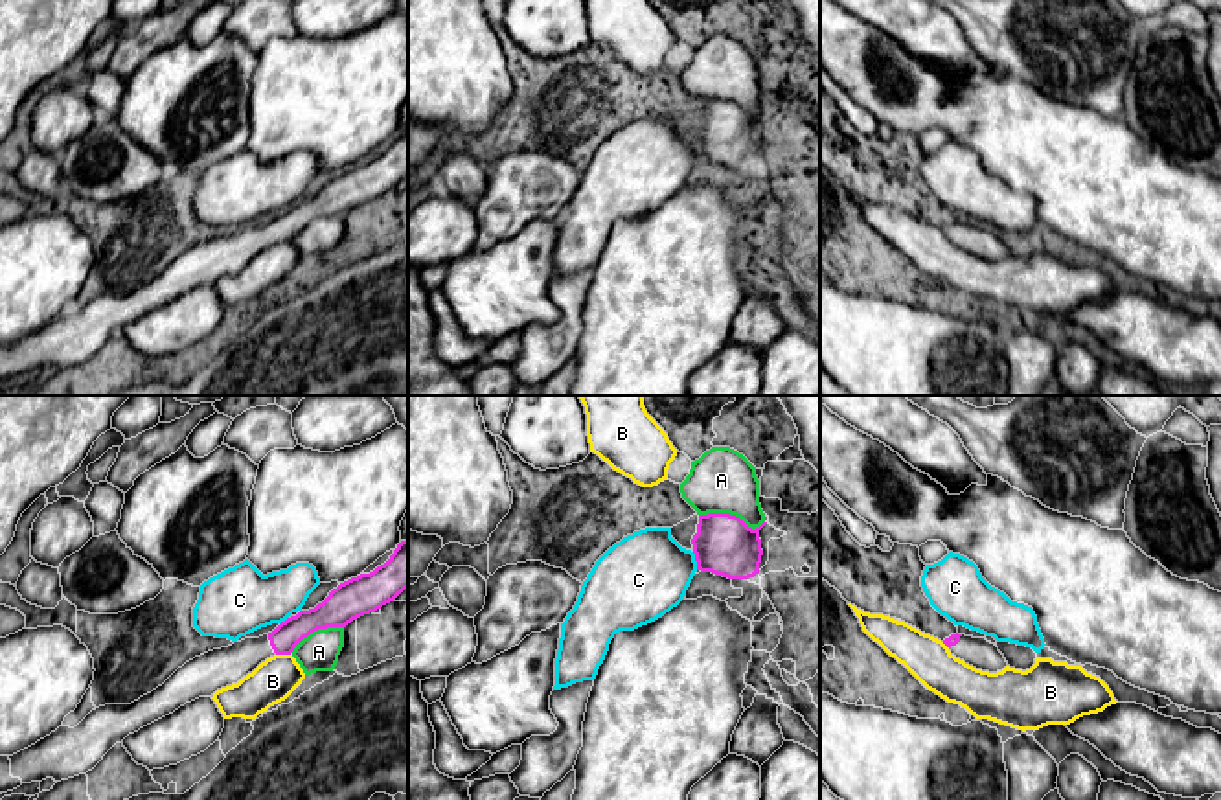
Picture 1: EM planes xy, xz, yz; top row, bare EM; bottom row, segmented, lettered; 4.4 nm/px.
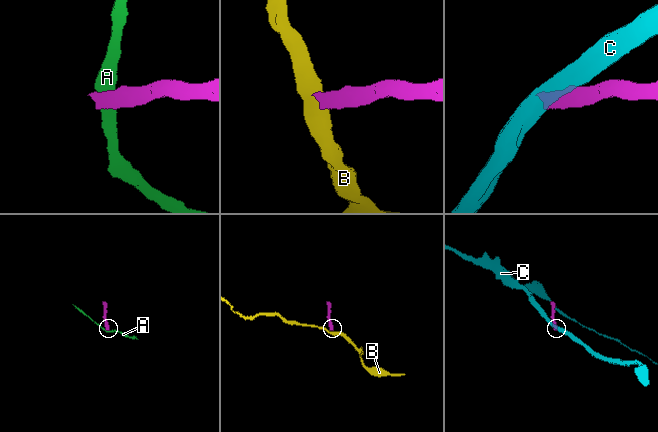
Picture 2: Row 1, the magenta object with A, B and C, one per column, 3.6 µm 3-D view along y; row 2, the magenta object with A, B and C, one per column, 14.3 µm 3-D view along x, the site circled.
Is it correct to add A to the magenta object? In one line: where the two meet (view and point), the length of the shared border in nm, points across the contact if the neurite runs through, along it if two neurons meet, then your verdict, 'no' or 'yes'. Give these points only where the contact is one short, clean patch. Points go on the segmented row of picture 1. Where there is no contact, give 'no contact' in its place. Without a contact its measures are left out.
xz (732, 515) | 300 nm | along xz (699, 514), (734, 514), (753, 528), (764, 523) | no

